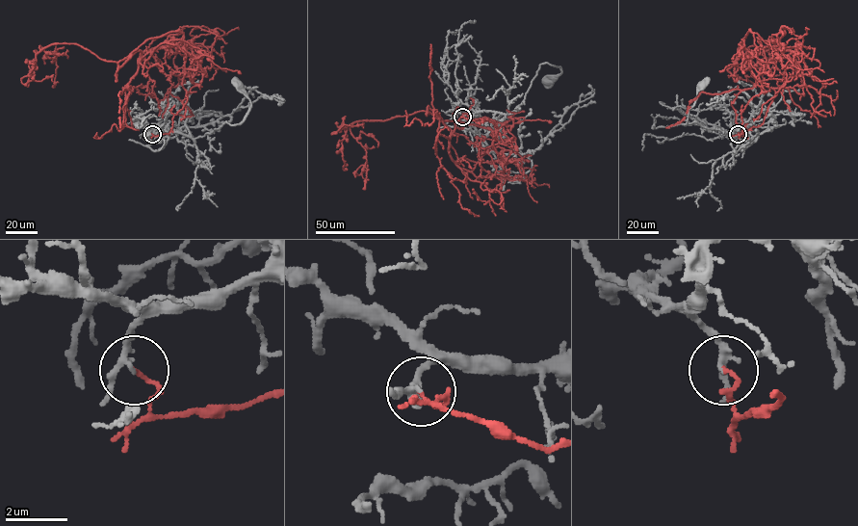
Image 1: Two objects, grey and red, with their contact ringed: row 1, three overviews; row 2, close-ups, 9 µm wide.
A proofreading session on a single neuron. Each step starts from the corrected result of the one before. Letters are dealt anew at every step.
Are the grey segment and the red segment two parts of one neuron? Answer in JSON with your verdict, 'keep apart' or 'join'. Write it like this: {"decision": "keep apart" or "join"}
{"decision": "keep apart"}

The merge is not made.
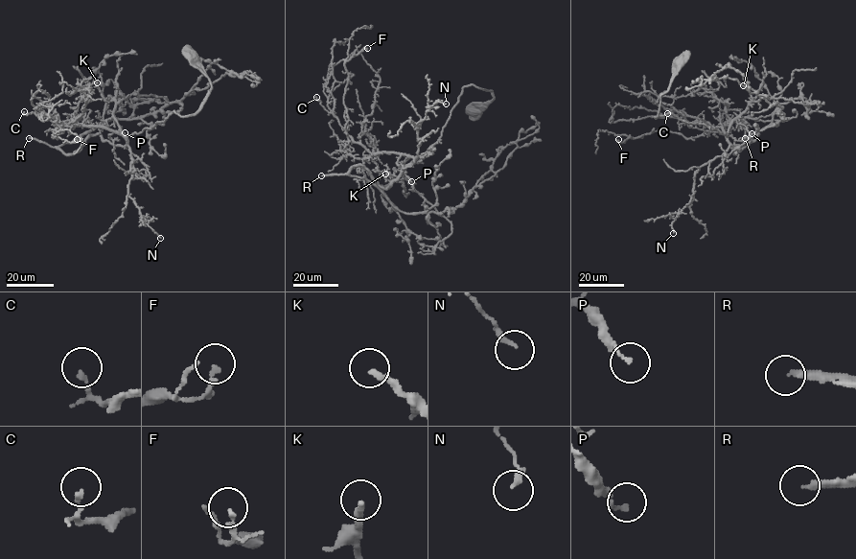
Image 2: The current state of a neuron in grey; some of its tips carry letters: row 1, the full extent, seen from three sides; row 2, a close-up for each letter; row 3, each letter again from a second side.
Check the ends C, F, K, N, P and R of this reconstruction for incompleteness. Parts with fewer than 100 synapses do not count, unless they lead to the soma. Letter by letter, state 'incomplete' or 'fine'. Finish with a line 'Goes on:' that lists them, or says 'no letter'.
C: fine
F: fine
K: fine
N: fine
P: fine
R: incomplete
Goes on: R

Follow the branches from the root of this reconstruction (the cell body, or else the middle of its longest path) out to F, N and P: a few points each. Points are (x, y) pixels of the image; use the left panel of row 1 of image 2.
F: (192, 54), (211, 85), (195, 113), (128, 135), (53, 129), (77, 139)
N: (192, 54), (211, 85), (202, 105), (190, 115), (173, 111), (127, 138), (133, 160), (128, 195), (160, 238)
P: (192, 54), (211, 85), (202, 105), (190, 115), (173, 111), (150, 128), (128, 135), (114, 119), (125, 132)

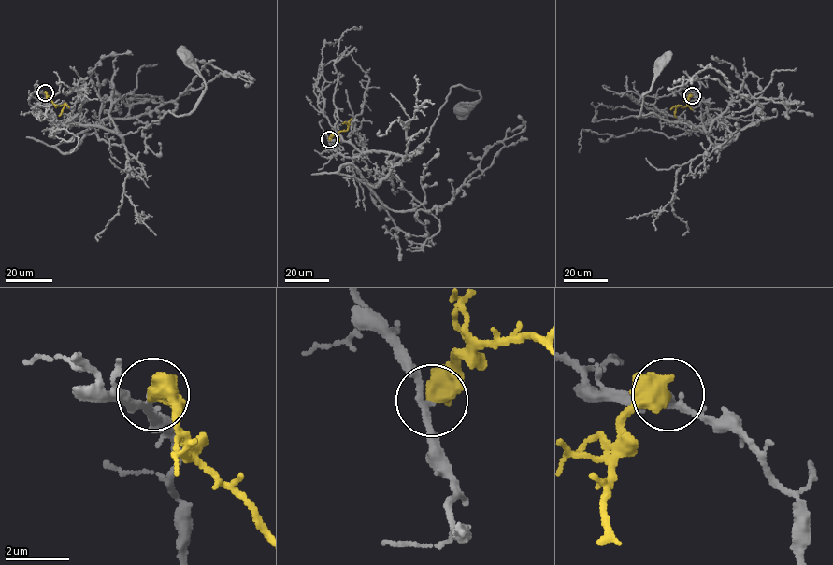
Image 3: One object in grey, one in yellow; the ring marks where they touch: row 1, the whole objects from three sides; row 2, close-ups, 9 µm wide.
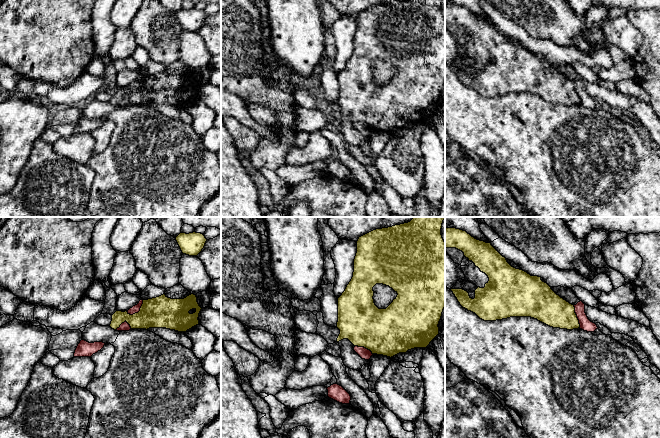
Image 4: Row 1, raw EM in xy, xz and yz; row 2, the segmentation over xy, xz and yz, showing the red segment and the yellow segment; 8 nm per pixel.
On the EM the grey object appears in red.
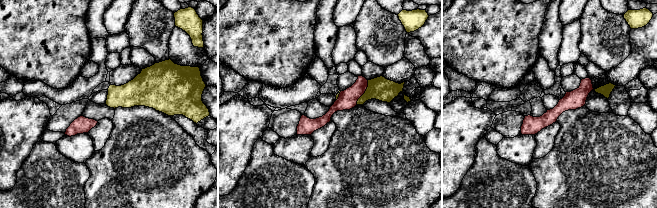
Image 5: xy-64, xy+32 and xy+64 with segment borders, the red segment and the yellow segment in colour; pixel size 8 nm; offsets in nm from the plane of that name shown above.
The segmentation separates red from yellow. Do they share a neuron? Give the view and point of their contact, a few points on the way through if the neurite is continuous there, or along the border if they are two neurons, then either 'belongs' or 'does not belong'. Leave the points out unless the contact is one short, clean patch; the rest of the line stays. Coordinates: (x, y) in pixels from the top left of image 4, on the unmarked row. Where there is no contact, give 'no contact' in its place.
contact xy (138, 87); border xy (143, 76), (137, 88), (127, 89); does not belong

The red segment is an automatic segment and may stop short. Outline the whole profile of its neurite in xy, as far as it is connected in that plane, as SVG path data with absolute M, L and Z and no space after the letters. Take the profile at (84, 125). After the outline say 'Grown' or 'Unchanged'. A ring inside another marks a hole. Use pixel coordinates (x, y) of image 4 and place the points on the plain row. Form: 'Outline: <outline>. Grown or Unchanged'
Outline: M81 116L75 126L74 133L91 133L100 127L104 121L105 119L103 118L89 119L85 116Z. Unchanged

